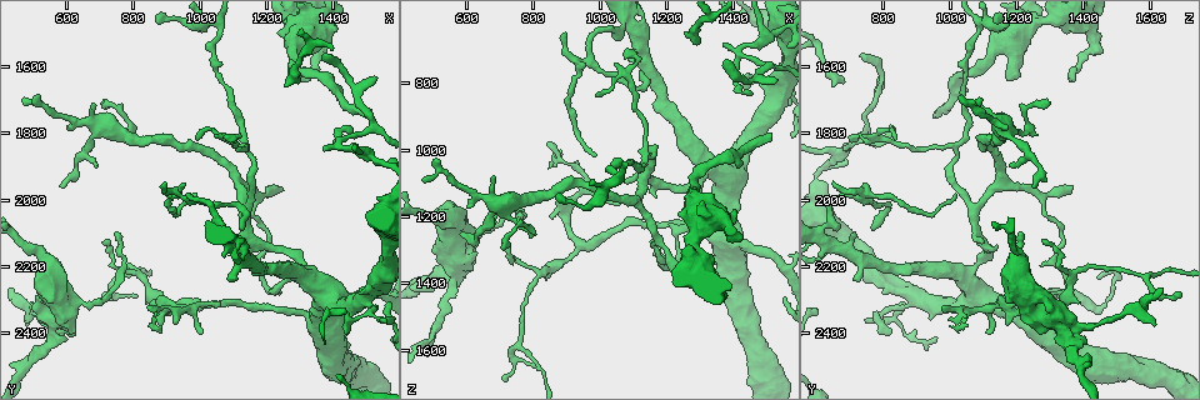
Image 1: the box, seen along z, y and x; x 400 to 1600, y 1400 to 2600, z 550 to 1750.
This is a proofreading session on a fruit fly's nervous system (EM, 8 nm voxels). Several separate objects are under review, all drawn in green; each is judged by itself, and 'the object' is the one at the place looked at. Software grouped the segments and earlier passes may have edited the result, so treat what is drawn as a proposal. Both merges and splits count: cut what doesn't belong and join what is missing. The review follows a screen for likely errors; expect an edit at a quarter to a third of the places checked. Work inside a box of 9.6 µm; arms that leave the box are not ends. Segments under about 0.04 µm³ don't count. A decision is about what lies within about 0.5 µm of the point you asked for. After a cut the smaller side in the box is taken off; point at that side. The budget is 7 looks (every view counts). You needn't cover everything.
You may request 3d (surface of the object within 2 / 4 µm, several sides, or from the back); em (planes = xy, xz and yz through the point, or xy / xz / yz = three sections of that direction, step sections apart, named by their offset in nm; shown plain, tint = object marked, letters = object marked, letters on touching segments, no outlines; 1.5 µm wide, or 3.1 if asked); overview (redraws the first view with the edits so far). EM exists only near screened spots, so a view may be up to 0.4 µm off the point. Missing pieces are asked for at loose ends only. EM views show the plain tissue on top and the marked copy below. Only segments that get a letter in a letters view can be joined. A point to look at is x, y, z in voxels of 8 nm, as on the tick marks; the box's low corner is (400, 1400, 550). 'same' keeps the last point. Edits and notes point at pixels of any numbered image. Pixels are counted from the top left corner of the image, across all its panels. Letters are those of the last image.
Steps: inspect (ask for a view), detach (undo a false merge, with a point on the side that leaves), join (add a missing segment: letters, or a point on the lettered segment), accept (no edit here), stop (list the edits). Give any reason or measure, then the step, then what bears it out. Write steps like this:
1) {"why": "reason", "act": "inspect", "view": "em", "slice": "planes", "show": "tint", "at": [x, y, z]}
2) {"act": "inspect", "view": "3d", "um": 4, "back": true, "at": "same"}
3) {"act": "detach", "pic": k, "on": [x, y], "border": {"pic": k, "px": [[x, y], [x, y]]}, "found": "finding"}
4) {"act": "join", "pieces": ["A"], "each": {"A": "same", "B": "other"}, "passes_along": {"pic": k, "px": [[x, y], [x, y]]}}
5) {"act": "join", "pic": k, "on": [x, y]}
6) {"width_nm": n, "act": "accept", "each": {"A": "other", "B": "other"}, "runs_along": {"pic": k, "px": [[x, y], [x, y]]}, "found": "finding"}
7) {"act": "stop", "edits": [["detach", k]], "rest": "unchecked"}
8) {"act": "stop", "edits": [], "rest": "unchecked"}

{"why": "small branch off a trunk", "act": "inspect", "view": "em", "slice": "planes", "show": "letters", "at": [1310, 2180, 1090]}

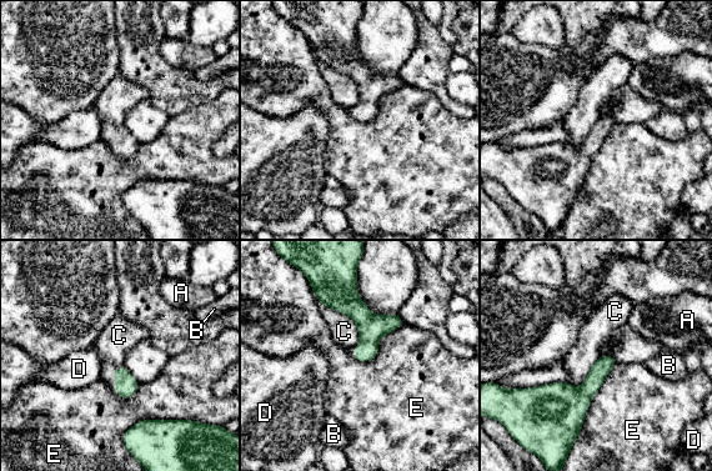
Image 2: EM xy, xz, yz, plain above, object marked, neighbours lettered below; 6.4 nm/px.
{"act": "accept", "each": {"A": "other", "B": "other", "C": "other", "D": "other", "E": "other"}, "runs_along": {"pic": 2, "px": [[331, 304], [399, 322]]}, "found": "continuous, no second cell"}

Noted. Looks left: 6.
{"why": "end of a long branch", "act": "inspect", "view": "3d", "um": 2, "at": [1520, 1750, 950]}

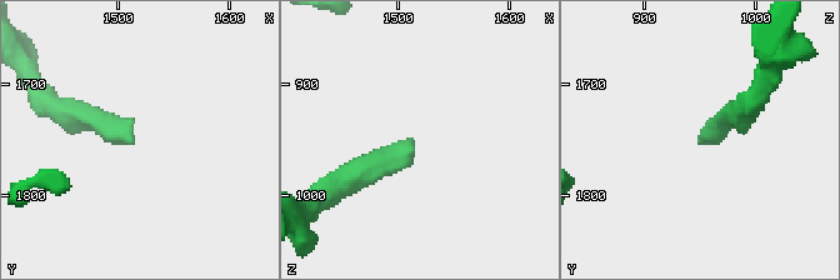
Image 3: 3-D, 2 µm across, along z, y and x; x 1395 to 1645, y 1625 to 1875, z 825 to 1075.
{"act": "inspect", "view": "em", "slice": "xy", "step": 8, "show": "tint", "at": [1512, 1750, 948]}

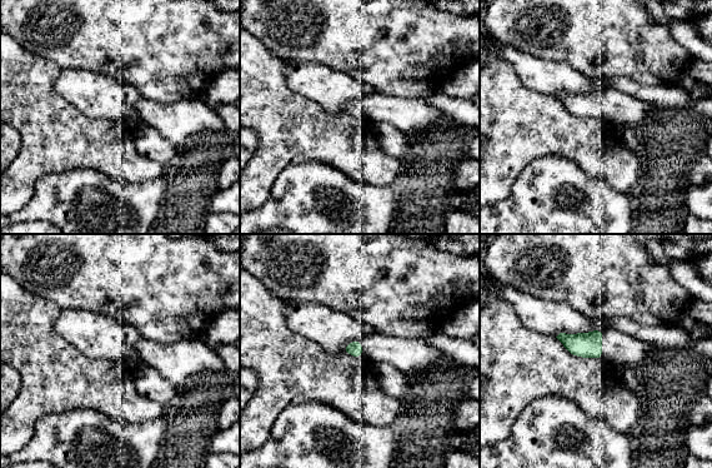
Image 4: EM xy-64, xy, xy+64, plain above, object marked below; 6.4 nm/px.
{"why": "cut it another way", "act": "inspect", "view": "em", "slice": "xz", "step": 4, "show": "letters", "at": "same"}

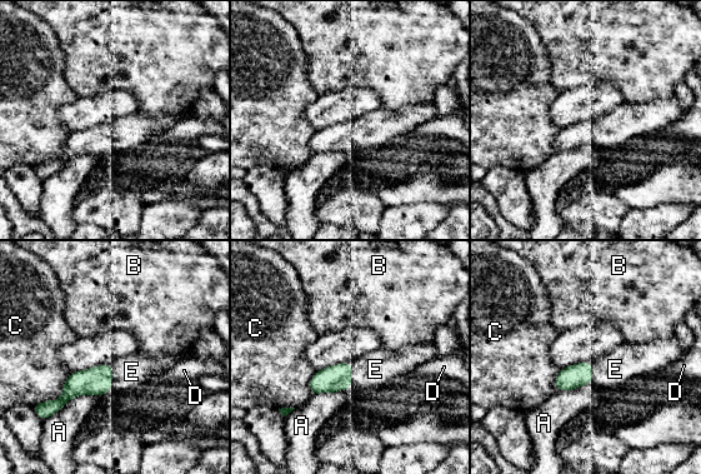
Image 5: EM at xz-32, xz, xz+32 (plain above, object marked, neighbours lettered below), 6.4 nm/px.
{"width_nm": 160, "act": "join", "pieces": ["E"], "each": {"A": "other", "B": "other", "C": "other", "D": "other", "E": "same"}, "found": "it goes on there"}

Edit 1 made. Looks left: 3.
{"why": "branch stops here", "act": "inspect", "view": "3d", "um": 2, "at": [1310, 1650, 1380]}

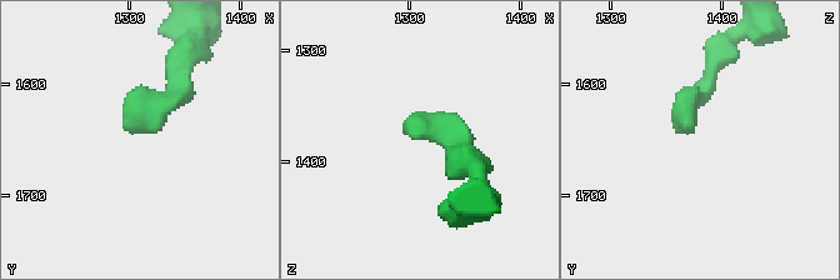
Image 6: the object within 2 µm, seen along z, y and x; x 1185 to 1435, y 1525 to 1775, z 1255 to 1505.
{"act": "inspect", "view": "em", "slice": "planes", "show": "letters", "at": [1302, 1644, 1374]}

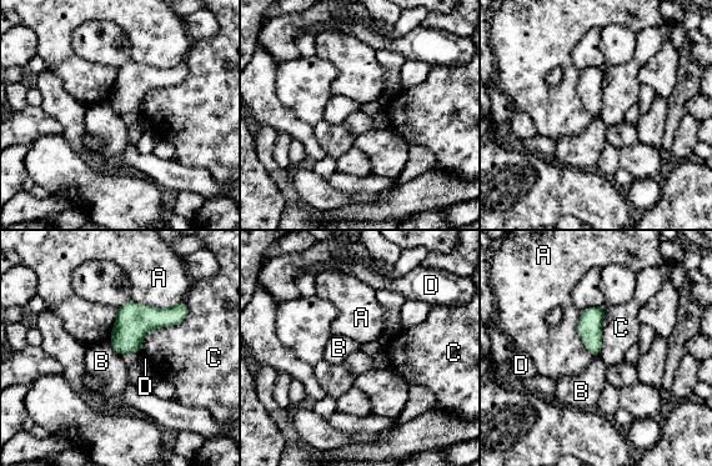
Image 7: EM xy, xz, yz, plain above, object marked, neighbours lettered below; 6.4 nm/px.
{"act": "accept", "each": {"A": "other", "B": "other", "C": "other", "D": "other"}, "border": {"pic": 7, "px": [[184, 300], [140, 352]]}, "found": "no lettered segment goes on from it"}

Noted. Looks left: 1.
{"act": "stop", "edits": [["join", 5]], "rest": "unchecked"}

